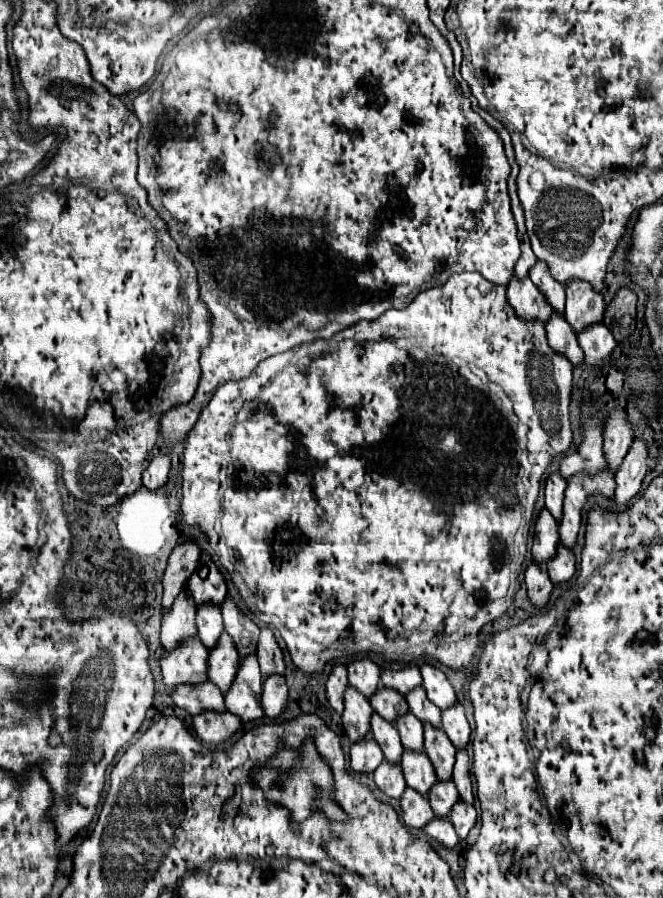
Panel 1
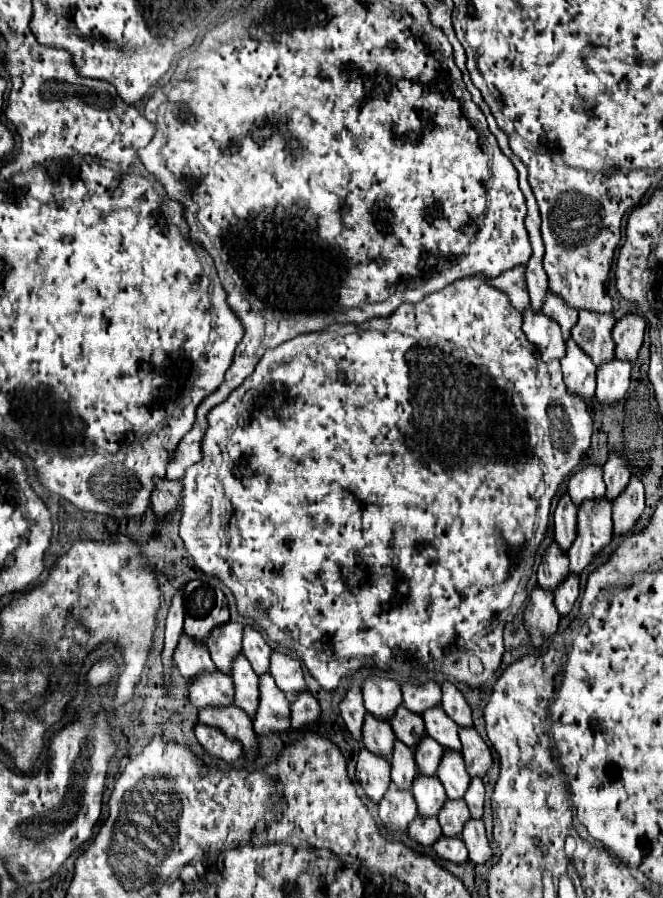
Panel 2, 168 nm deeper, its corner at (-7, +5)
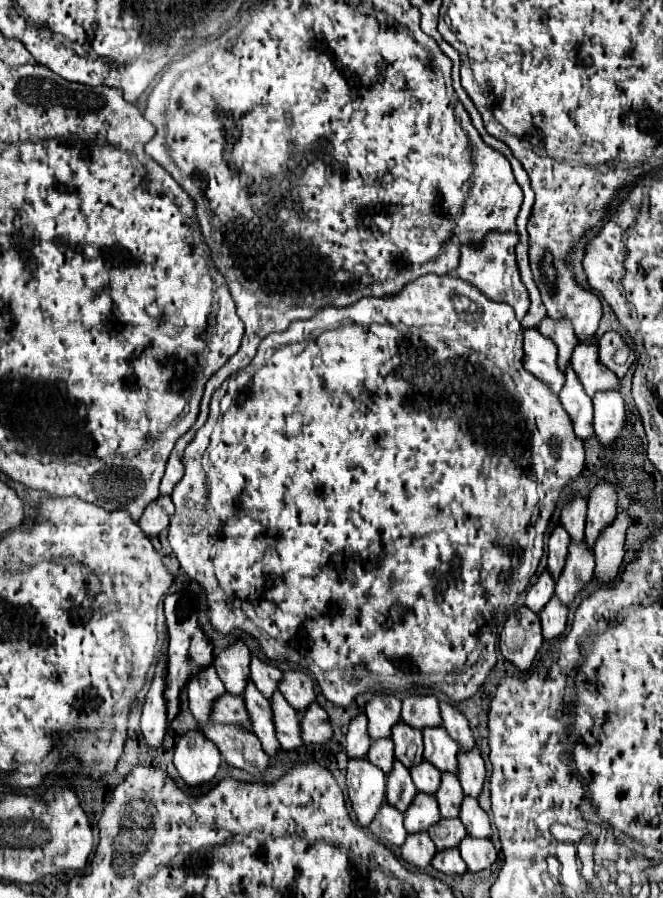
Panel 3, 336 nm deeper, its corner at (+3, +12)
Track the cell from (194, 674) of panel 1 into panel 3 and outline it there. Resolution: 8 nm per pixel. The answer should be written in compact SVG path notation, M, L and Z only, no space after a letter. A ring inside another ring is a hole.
M232 694L220 696L212 706L212 722L232 724L232 726L250 730L250 718L242 696L232 696Z

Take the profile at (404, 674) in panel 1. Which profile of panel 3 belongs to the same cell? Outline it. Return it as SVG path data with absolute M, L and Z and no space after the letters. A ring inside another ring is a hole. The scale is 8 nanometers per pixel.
M408 696L402 704L402 722L416 730L436 728L442 724L440 708L434 696Z

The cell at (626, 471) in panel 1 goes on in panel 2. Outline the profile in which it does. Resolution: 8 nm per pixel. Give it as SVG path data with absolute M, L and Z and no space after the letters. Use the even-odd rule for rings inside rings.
M632 475L628 487L614 499L614 535L624 535L632 531L638 517L644 511L644 485L640 475Z

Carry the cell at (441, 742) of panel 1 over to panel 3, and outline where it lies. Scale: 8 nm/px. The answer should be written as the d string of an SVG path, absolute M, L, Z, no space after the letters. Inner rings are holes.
M450 772L442 774L442 784L436 792L436 800L440 806L442 818L458 818L464 794L462 794L462 786L456 774L450 774Z

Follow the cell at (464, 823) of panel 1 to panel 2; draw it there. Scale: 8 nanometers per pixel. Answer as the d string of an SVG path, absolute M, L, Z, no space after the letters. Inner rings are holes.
M468 819L468 823L464 825L464 831L462 831L460 837L466 843L470 859L474 863L486 863L492 857L492 849L490 849L490 843L486 839L482 819Z

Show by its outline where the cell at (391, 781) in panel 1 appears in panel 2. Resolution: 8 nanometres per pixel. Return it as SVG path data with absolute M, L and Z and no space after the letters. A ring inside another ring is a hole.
M388 787L388 791L386 791L386 795L384 795L384 799L380 801L380 819L384 821L384 831L386 833L390 833L390 835L394 835L396 831L404 831L406 827L408 827L408 823L416 817L416 801L414 801L414 797L412 797L412 793L410 791L400 791L398 787Z

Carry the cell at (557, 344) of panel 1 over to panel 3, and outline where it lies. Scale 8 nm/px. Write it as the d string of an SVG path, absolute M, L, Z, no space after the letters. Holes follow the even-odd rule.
M570 366L566 370L566 384L560 392L560 402L572 420L576 438L582 442L590 440L594 436L592 400L586 396L582 384L578 384L578 378Z

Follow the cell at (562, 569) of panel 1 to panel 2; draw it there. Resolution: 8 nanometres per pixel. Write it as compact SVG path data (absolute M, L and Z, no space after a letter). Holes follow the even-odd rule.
M568 573L568 579L564 579L564 583L560 583L560 587L556 587L556 591L554 591L554 601L556 601L558 613L560 615L570 613L576 599L578 599L578 575Z

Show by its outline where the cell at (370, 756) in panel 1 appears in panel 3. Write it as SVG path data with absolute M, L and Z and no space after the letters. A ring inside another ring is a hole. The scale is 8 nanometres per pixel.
M350 760L346 772L346 786L352 808L360 826L370 826L378 814L378 806L386 800L386 776L368 760Z

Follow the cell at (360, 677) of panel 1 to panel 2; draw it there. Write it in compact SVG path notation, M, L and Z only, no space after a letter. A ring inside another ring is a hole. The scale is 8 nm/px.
M368 675L362 683L362 695L366 711L380 719L390 719L396 707L402 703L400 683L390 677Z

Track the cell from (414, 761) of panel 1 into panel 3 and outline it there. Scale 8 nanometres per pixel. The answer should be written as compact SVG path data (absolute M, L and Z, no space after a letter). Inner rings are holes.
M418 792L412 806L404 814L404 826L408 834L426 832L430 826L438 824L438 820L440 820L440 812L434 796L426 796L422 792Z

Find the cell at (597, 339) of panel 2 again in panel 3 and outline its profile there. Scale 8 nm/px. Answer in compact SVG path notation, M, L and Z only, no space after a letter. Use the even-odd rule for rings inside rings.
M596 340L578 342L574 356L572 356L572 368L590 398L596 392L608 392L610 388L620 388L614 372L610 372L598 362L598 342Z

